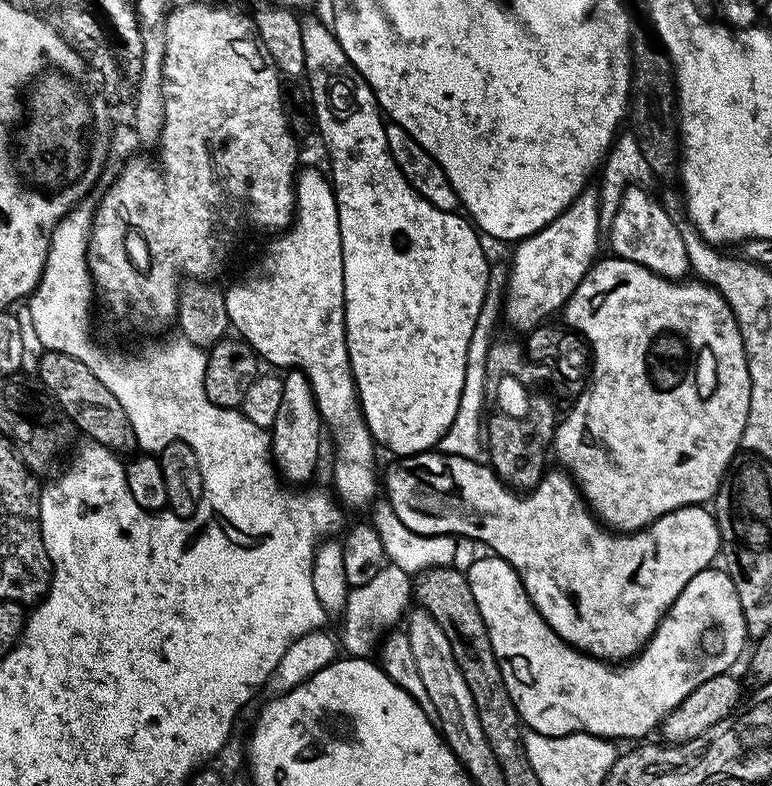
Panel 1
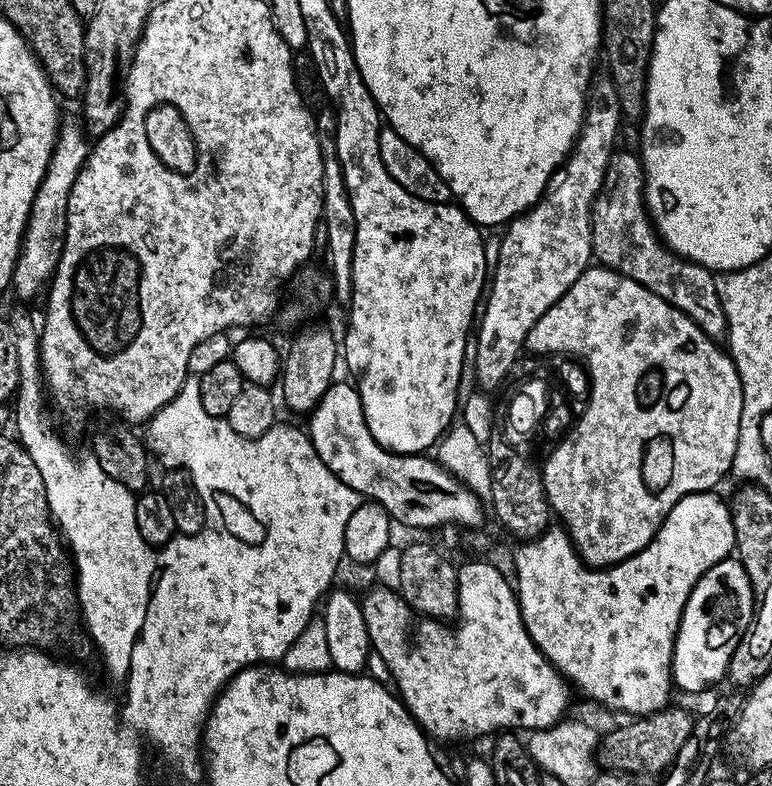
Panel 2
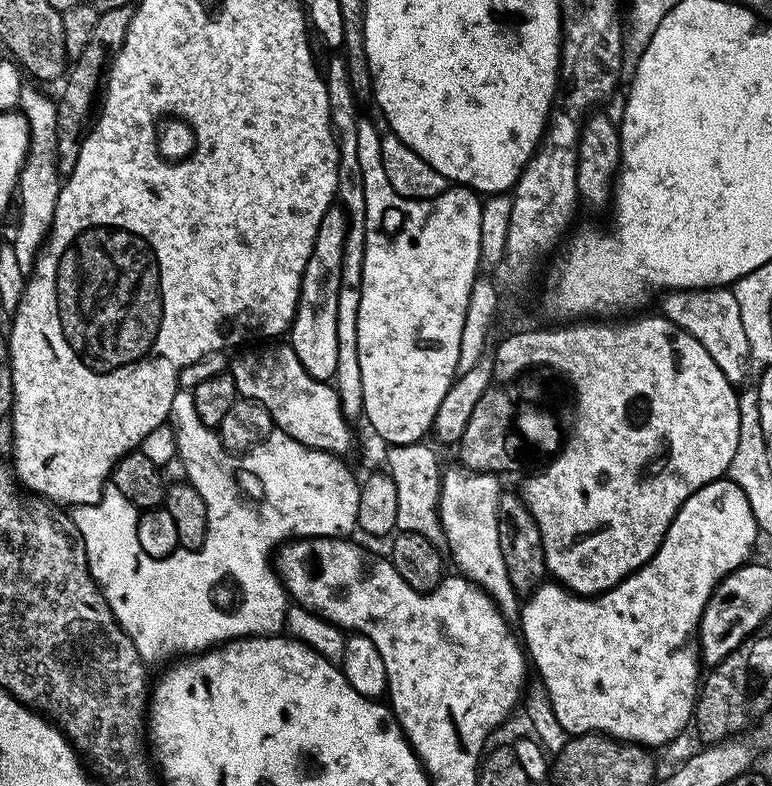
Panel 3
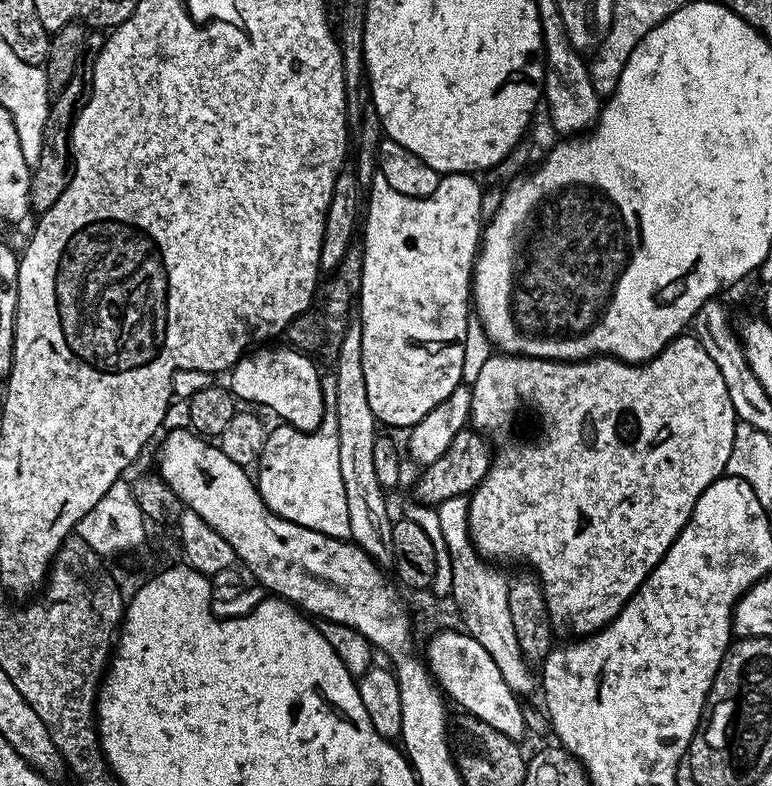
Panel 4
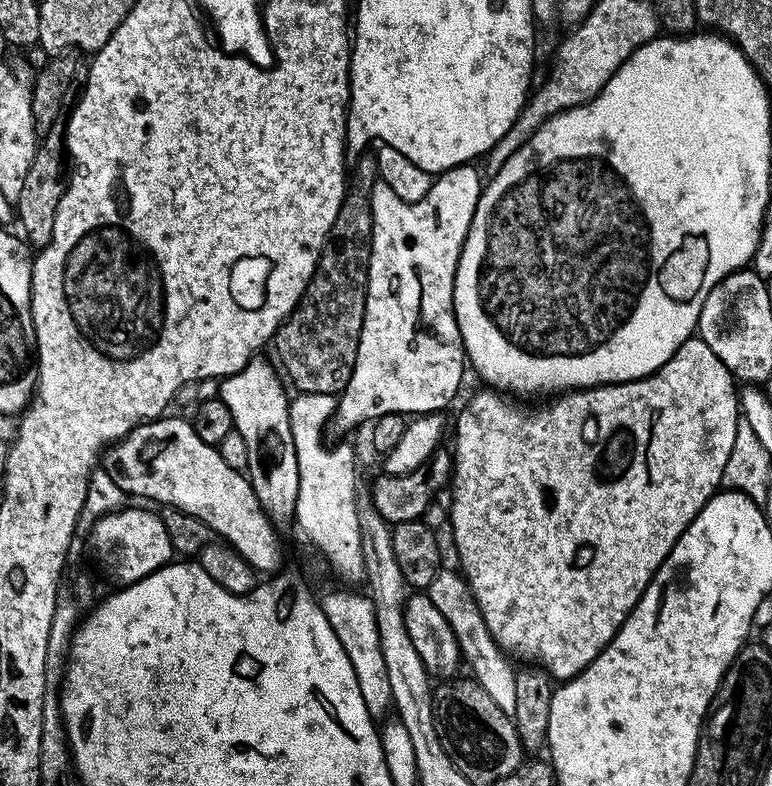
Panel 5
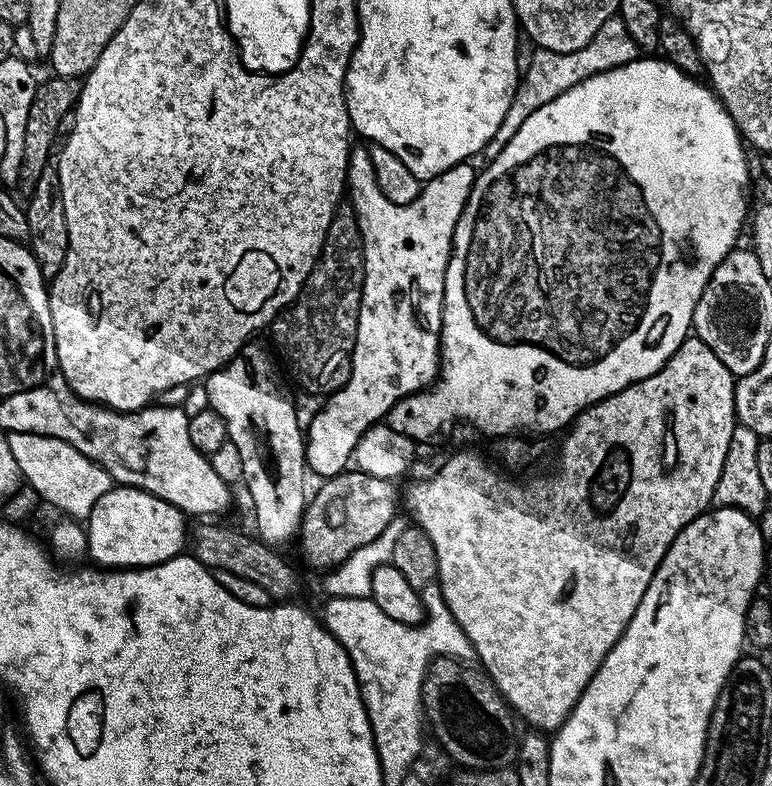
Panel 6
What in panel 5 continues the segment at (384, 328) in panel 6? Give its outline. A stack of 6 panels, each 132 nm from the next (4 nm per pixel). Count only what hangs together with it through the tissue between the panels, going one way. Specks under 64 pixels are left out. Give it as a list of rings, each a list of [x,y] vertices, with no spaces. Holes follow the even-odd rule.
[[[471,163],[462,164],[458,168],[452,168],[449,172],[441,172],[432,181],[432,189],[422,198],[413,204],[407,204],[390,186],[386,186],[384,180],[377,180],[372,195],[372,257],[368,267],[368,297],[366,298],[366,314],[362,322],[362,334],[358,342],[358,354],[354,362],[354,370],[350,382],[345,386],[344,391],[339,393],[334,417],[334,428],[340,432],[348,432],[359,424],[367,425],[375,422],[382,416],[395,416],[397,414],[423,414],[426,412],[440,412],[456,396],[460,383],[464,380],[464,368],[466,369],[466,357],[464,354],[464,343],[458,330],[456,315],[452,309],[454,302],[454,278],[460,251],[464,245],[466,234],[470,230],[470,222],[474,218],[474,210],[478,206],[478,198],[482,191],[482,176],[479,171],[472,169]]]

